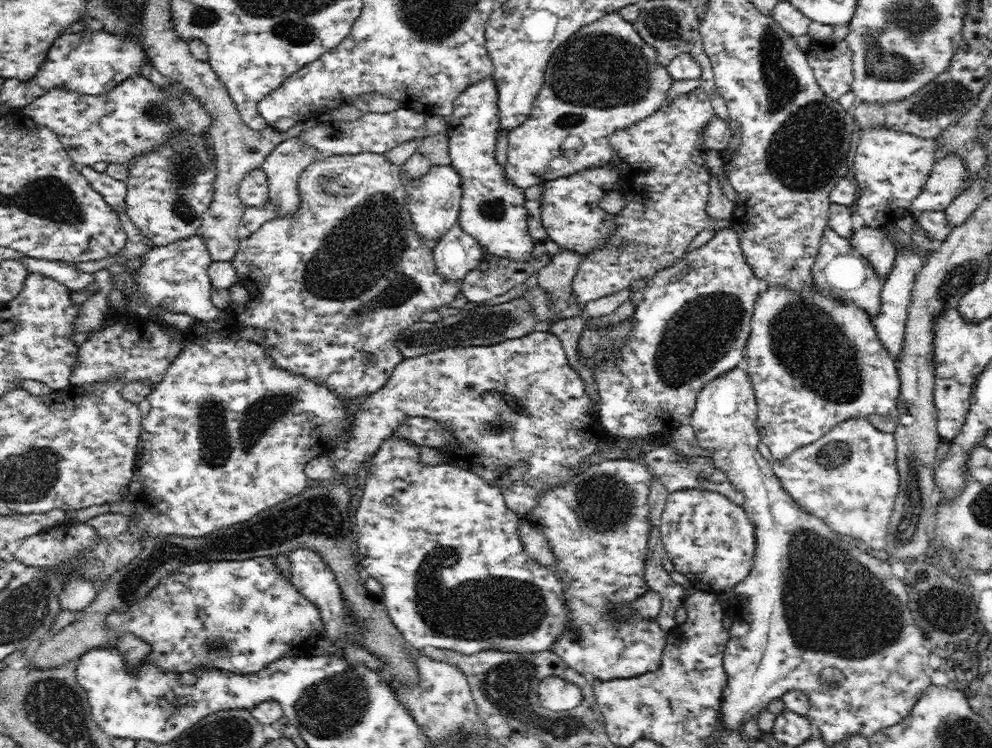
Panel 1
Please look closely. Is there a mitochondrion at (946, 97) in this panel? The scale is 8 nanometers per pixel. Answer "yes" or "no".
yes

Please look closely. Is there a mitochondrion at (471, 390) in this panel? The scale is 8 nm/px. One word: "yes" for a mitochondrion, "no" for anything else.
yes

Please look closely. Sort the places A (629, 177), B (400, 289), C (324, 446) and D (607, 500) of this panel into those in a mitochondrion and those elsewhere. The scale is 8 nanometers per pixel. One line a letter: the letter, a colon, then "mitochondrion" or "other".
A: other
B: mitochondrion
C: other
D: mitochondrion

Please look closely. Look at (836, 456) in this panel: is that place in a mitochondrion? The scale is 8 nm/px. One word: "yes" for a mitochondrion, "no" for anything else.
yes

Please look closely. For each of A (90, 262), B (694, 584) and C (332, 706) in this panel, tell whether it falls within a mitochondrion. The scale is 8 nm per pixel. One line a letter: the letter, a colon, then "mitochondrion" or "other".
A: other
B: other
C: mitochondrion

